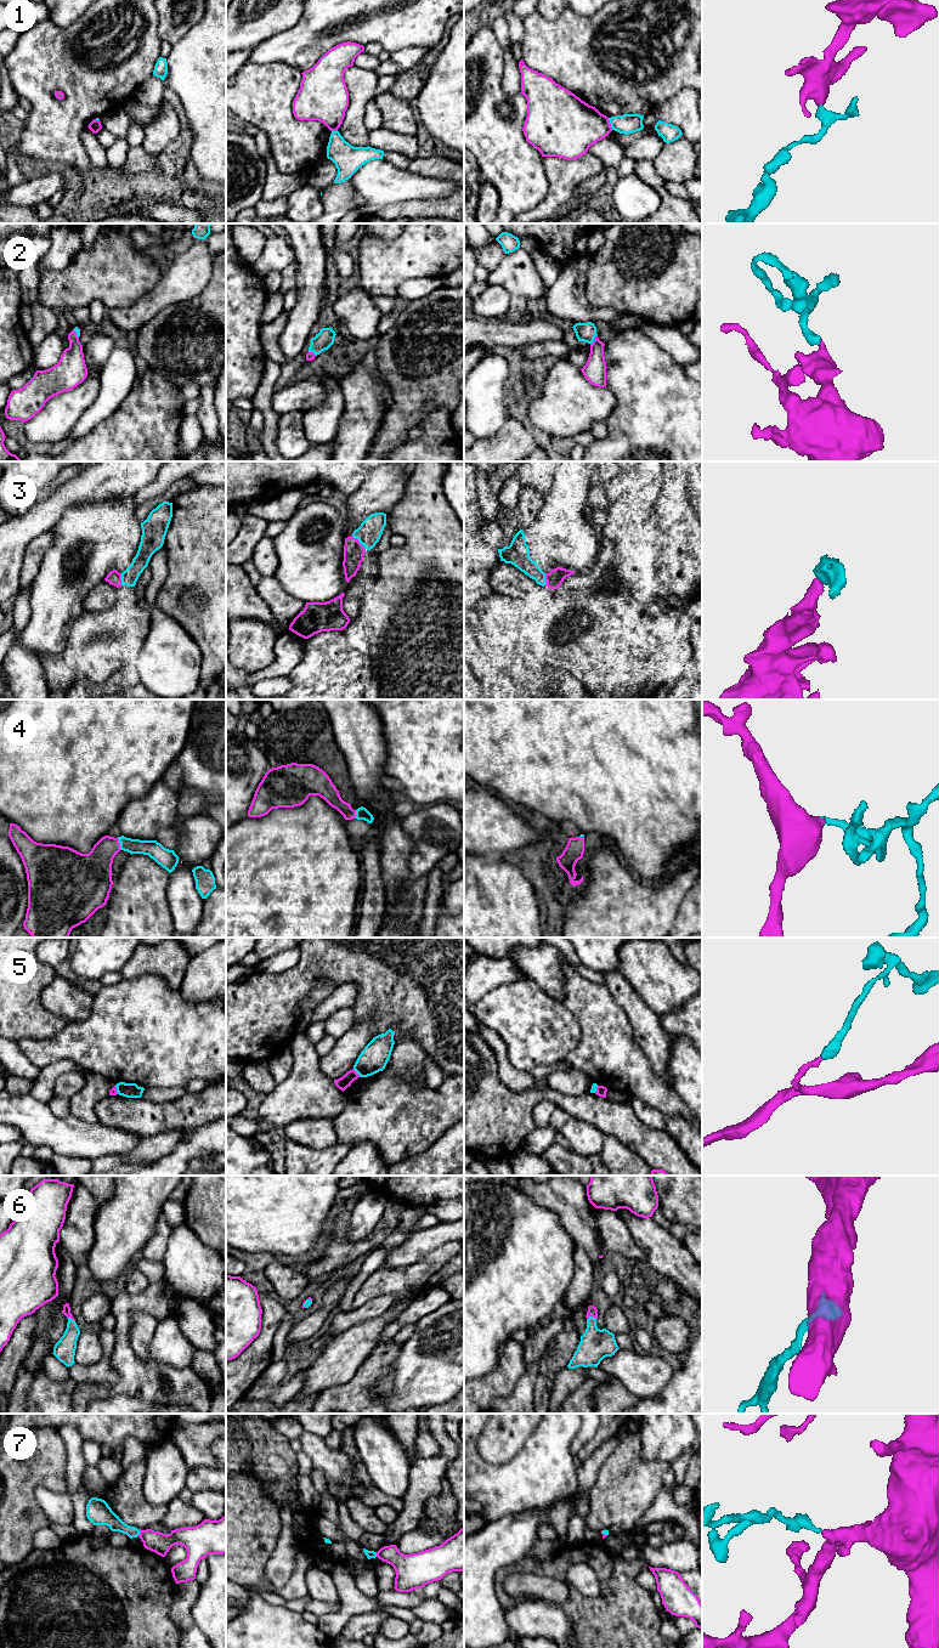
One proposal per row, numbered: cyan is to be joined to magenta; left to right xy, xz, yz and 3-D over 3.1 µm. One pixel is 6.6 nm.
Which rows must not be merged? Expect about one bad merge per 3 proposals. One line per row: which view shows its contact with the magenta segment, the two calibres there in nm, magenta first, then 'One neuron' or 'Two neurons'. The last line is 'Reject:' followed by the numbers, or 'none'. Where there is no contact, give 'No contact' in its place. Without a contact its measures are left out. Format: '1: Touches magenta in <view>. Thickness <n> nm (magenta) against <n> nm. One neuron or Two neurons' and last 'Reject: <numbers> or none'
1: Touches magenta in yz. Thickness 360 nm (magenta) against 130 nm. Two neurons
2: Touches magenta in yz. Thickness 150 nm (magenta) against 130 nm. One neuron
3: Touches magenta in xz. Thickness 140 nm (magenta) against 160 nm. One neuron
4: Touches magenta in xy. Thickness 240 nm (magenta) against 110 nm. One neuron
5: Touches magenta in xz. Thickness 80 nm (magenta) against 180 nm. Two neurons
6: Touches magenta in yz. Thickness 60 nm (magenta) against 200 nm. One neuron
7: Touches magenta in xy. Thickness 140 nm (magenta) against 110 nm. One neuron
Reject: 1, 5

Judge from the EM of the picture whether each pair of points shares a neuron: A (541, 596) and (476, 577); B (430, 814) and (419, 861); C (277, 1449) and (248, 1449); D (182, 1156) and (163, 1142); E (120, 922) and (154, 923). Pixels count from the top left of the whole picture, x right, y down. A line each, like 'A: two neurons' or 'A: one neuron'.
A: two neurons
B: one neuron
C: one neuron
D: two neurons
E: one neuron

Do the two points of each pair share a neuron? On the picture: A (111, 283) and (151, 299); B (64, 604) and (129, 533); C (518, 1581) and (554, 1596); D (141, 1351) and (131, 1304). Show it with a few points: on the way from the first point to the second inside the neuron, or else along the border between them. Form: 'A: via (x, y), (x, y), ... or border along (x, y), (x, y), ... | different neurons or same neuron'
A: border along (163, 275), (151, 289), (131, 305), (117, 306) | different neurons
B: via (58, 573), (66, 544), (99, 533) | same neuron
C: via (526, 1586), (546, 1589) | same neuron
D: border along (158, 1318), (134, 1312), (131, 1314), (129, 1340) | different neurons

